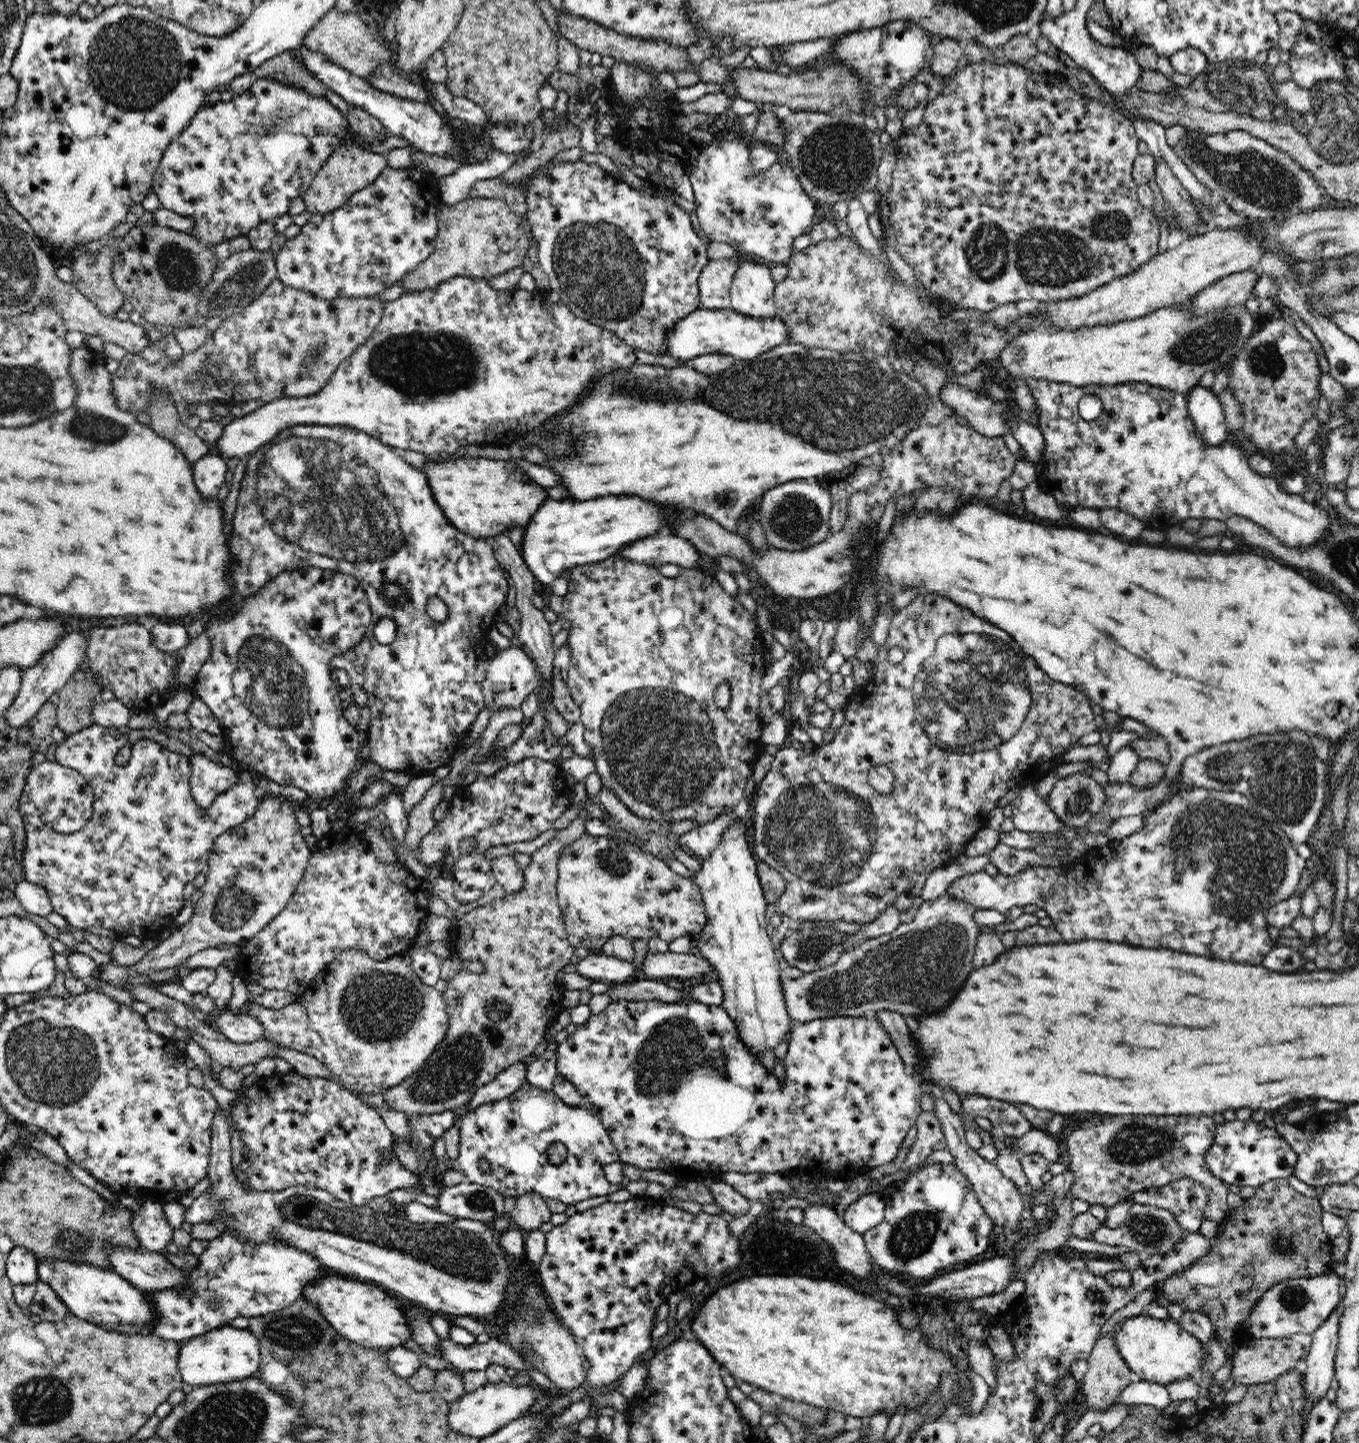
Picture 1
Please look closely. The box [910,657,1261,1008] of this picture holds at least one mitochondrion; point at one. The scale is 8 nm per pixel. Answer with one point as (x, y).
(1081, 799)

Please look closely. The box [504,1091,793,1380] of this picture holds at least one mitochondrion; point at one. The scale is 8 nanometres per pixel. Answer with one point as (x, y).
(531, 1352)

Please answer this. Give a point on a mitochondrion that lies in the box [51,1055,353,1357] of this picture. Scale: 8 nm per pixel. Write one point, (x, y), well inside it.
(70, 1240)

